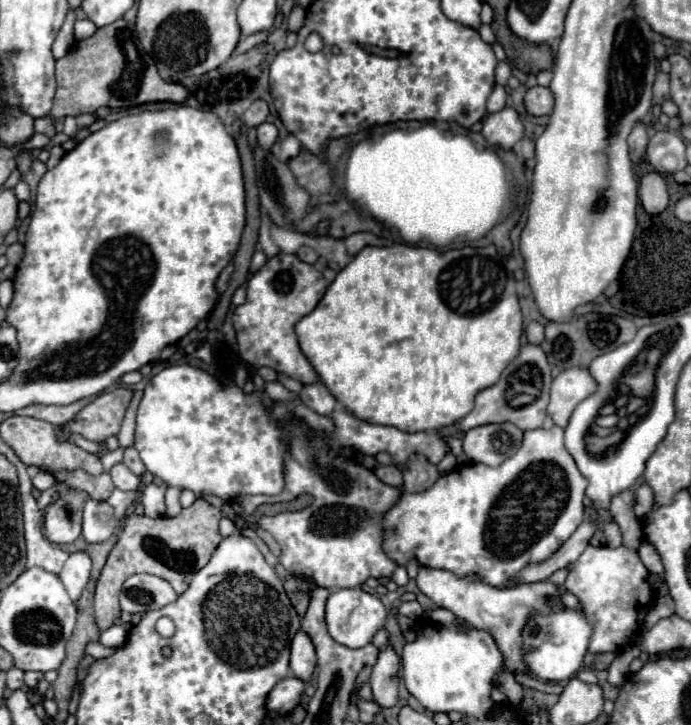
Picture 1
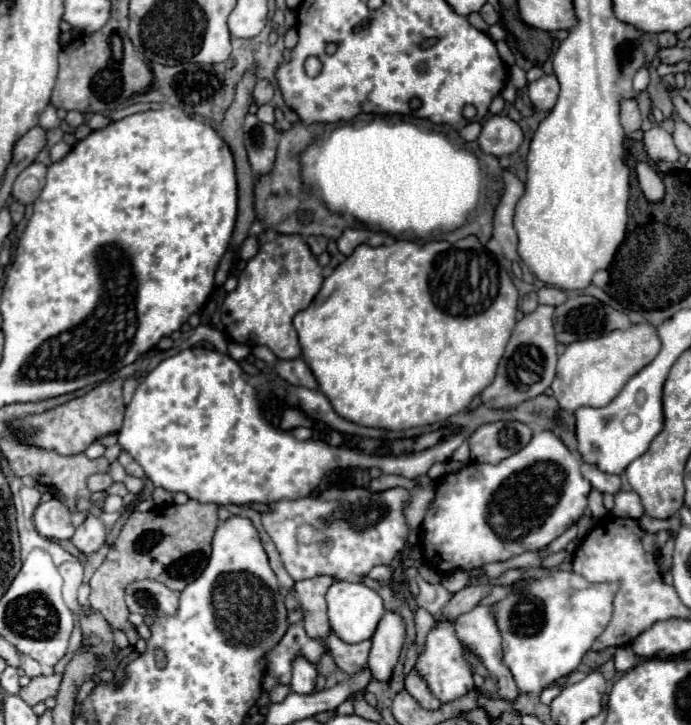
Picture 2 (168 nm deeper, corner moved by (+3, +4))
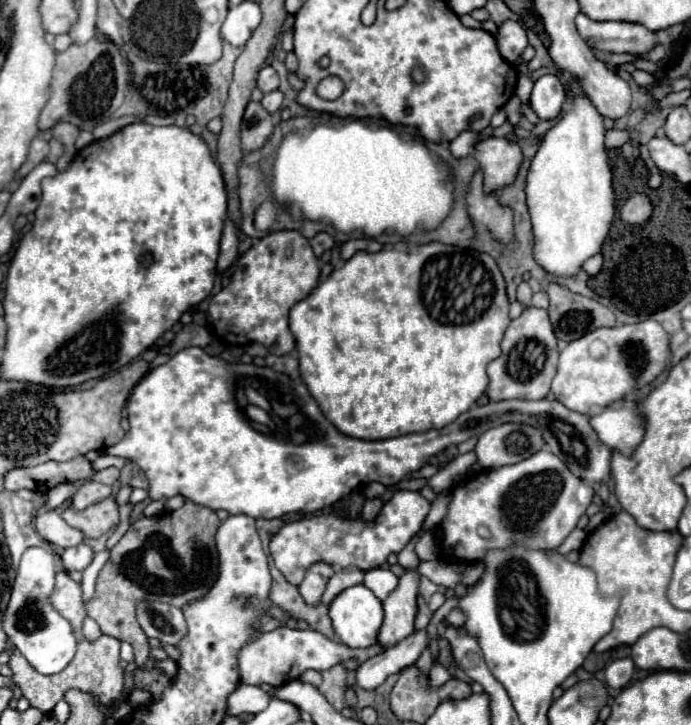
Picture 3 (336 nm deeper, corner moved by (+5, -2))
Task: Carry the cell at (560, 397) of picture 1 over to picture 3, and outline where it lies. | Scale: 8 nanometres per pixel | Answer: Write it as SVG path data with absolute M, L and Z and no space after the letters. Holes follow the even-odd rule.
M656 320L622 324L594 330L572 340L562 352L558 372L552 380L552 392L558 402L580 414L592 406L608 406L650 384L670 362L670 338Z

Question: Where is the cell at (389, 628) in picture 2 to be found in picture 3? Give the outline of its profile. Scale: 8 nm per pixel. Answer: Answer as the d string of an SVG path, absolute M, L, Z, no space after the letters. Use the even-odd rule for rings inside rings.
M406 570L400 578L398 588L382 602L384 622L378 632L378 642L384 648L392 648L414 632L416 616L416 594L418 594L418 572Z

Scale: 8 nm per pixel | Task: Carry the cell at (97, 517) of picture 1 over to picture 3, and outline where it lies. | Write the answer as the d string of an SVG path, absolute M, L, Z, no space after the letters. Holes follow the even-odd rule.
M80 544L74 548L66 548L62 552L62 564L66 570L84 570L94 558L94 552L88 544Z

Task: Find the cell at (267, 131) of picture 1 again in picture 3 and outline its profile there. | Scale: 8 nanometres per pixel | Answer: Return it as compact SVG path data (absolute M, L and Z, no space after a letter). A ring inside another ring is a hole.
M274 90L274 92L270 92L270 94L266 94L264 96L264 100L262 100L262 106L264 106L264 110L268 110L270 114L274 114L278 108L280 108L280 104L282 104L282 92L280 90Z

